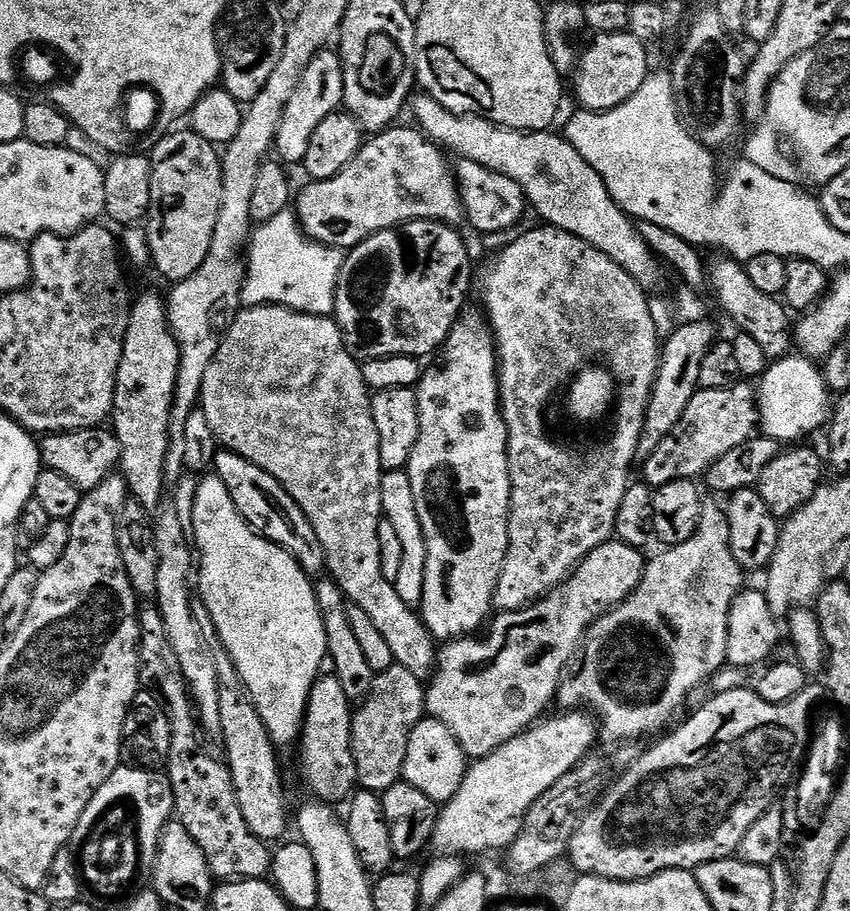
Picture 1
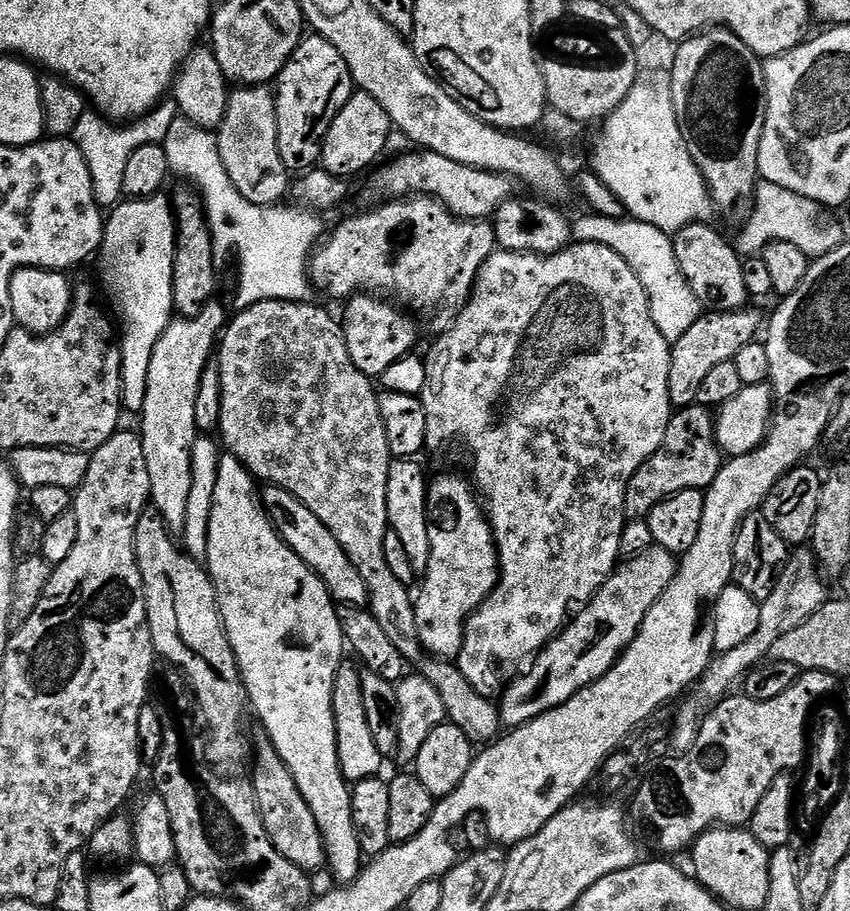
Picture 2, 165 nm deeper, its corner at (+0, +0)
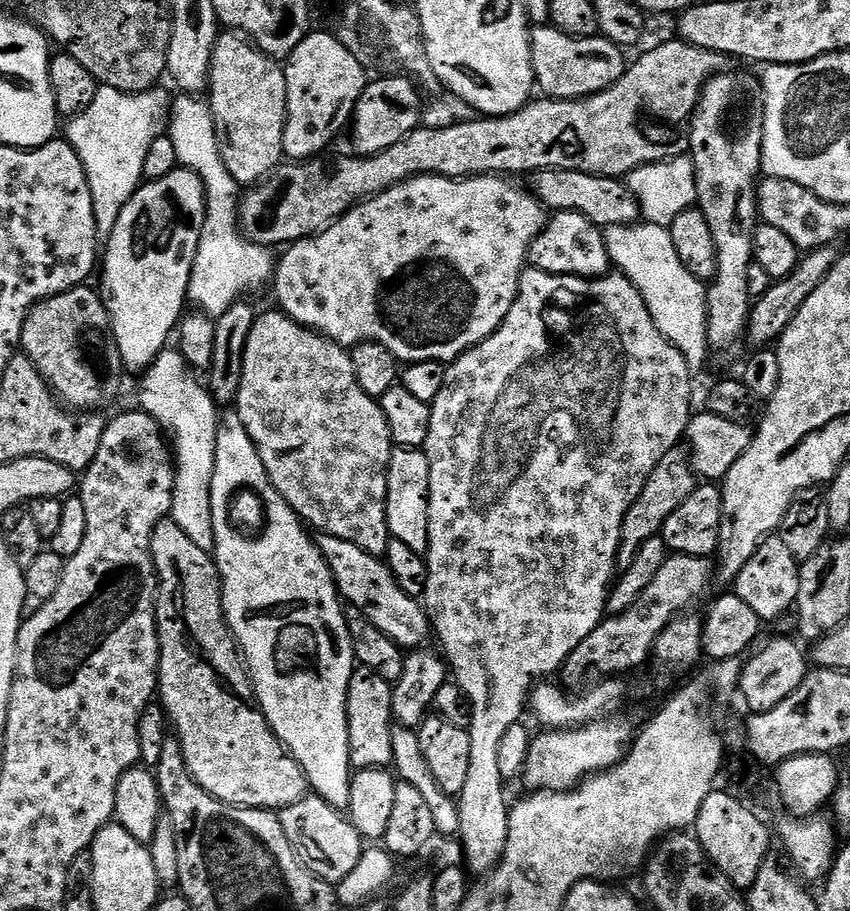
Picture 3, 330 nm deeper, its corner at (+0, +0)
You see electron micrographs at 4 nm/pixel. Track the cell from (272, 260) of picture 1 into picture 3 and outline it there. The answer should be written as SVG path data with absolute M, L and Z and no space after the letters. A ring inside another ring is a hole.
M180 94L171 101L170 119L166 135L174 142L179 167L188 168L202 178L208 197L208 211L204 214L204 228L200 231L200 245L188 283L188 300L199 311L218 318L226 314L247 292L260 288L272 276L272 256L267 247L248 239L238 219L238 183L227 170L221 155L212 106L199 95Z

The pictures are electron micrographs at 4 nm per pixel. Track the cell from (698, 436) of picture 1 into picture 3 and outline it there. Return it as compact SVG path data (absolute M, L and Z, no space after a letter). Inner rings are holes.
M672 450L660 459L660 463L647 477L648 485L641 490L640 497L632 504L632 509L622 516L622 539L618 545L618 552L623 559L625 556L625 561L630 562L636 557L636 551L650 537L657 535L663 529L664 521L670 513L698 487L698 480L689 457L679 456L678 453L679 451Z

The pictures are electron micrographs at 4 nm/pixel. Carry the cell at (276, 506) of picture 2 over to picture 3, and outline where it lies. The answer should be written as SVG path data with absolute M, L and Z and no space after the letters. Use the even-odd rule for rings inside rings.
M341 543L339 547L340 553L336 556L336 566L334 564L334 576L338 581L341 597L347 603L349 600L354 607L361 608L372 619L369 620L371 627L387 634L391 640L400 645L401 649L419 649L423 645L420 643L424 640L424 626L426 626L426 616L416 616L416 611L421 609L421 605L412 608L412 604L408 604L408 592L402 590L396 575L392 573L387 563L384 563L381 568L376 566L381 557L371 556L369 552L353 544Z

